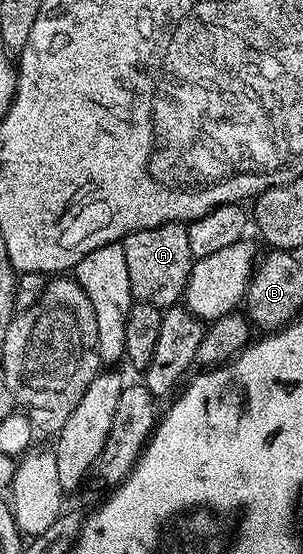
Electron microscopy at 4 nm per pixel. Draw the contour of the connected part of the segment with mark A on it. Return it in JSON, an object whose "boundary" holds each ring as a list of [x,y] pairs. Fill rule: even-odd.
{"boundary":[[[171,222],[158,228],[127,234],[122,245],[126,252],[126,269],[130,271],[130,288],[135,301],[167,308],[183,299],[194,261],[185,223]]]}

